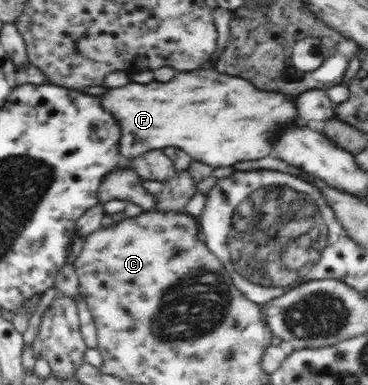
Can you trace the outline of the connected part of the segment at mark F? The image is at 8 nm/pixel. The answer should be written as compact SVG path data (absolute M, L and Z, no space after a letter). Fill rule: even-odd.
M215 68L177 72L175 78L165 84L156 80L148 84L131 80L124 86L108 88L104 94L97 97L104 109L112 114L121 126L121 154L125 156L124 160L132 160L149 150L163 150L167 146L175 146L185 150L192 160L201 161L211 168L232 167L236 162L269 156L273 148L271 140L275 140L277 132L287 125L302 123L298 118L296 98L285 98L277 92L259 92L247 80L219 74Z

